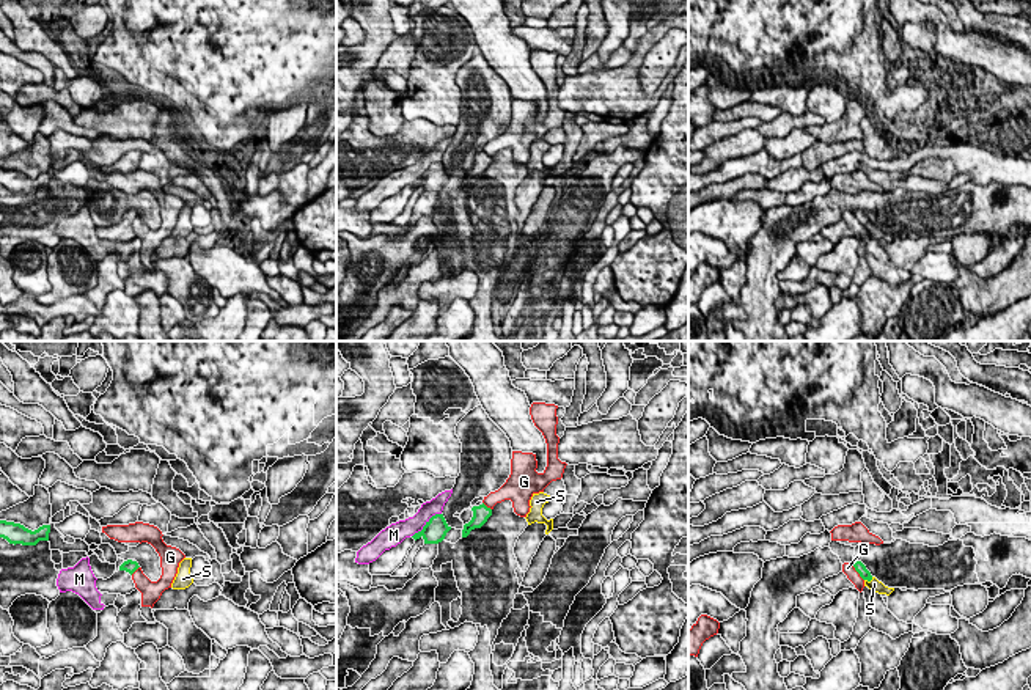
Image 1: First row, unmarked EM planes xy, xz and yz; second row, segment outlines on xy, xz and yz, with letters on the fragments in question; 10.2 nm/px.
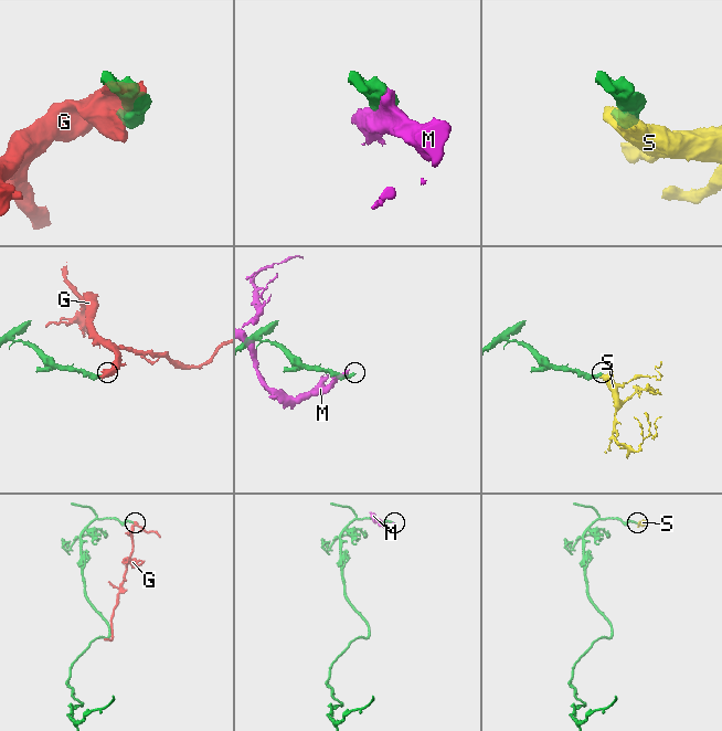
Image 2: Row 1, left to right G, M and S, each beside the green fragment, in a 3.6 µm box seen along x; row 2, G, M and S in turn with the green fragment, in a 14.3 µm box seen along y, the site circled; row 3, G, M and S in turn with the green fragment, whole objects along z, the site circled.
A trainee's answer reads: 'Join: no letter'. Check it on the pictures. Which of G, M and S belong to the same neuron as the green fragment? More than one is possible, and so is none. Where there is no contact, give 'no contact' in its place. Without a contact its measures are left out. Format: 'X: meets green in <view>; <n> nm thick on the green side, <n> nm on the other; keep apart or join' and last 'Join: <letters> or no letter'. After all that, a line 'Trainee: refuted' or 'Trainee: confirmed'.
G: meets green in yz; 120 nm thick on the green side, 130 nm on the other; keep apart
M: meets green in xz; 240 nm thick on the green side, 190 nm on the other; keep apart
S: meets green in yz; 120 nm thick on the green side, 120 nm on the other; join
Join: S
Trainee: refuted

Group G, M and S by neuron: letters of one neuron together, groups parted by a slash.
G / M / S

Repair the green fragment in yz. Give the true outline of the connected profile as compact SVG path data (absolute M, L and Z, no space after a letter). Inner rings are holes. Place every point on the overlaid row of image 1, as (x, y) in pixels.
M855 561L853 567L860 574L860 577L864 580L864 586L868 586L869 589L879 594L886 594L886 596L890 596L894 591L894 588L888 588L882 582L879 582L875 577L872 577L861 561Z

